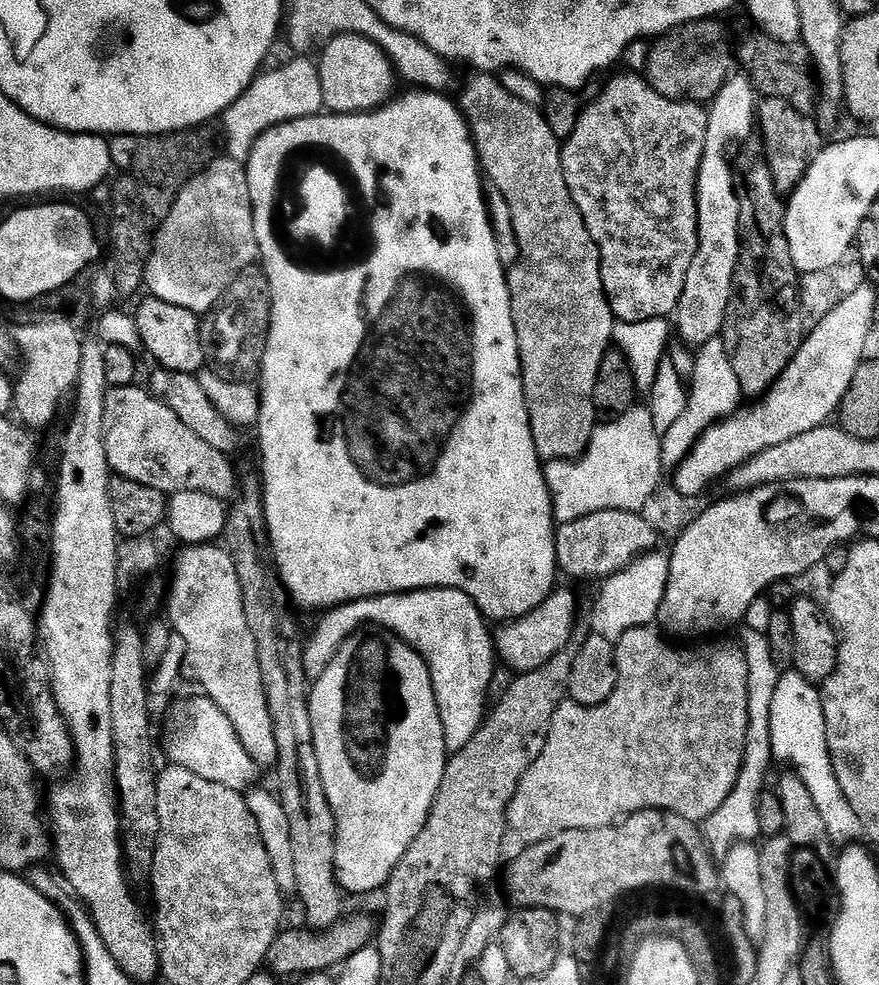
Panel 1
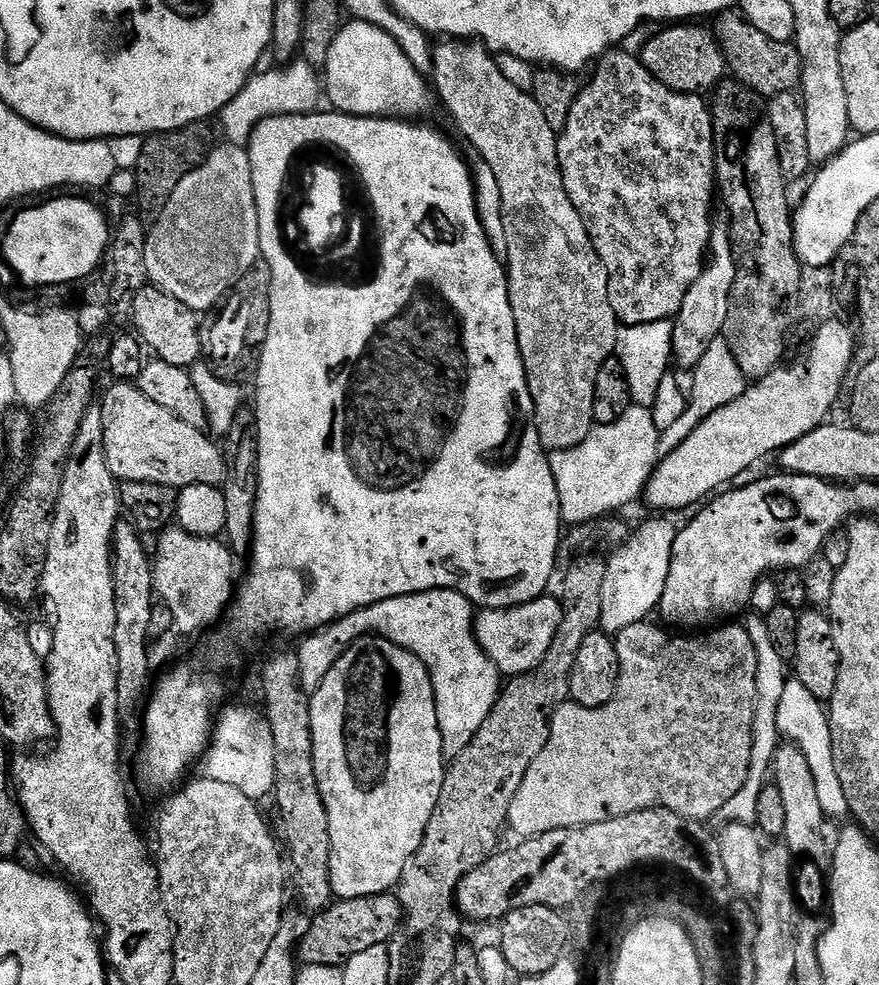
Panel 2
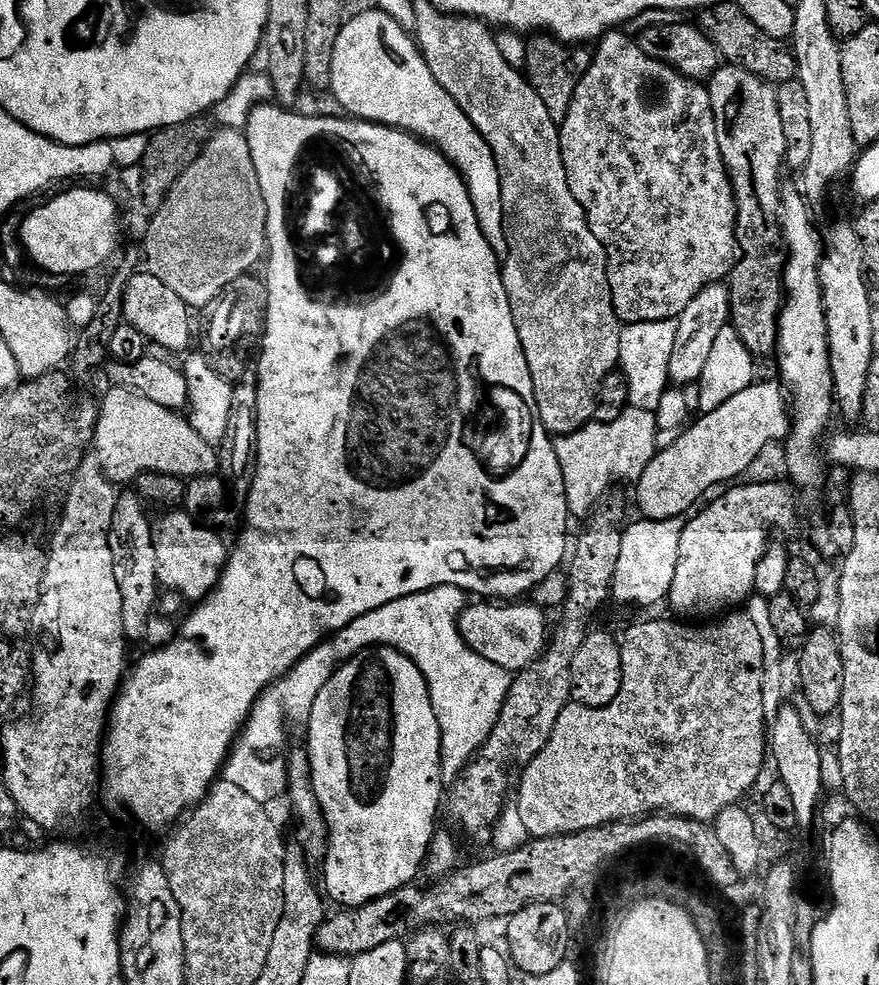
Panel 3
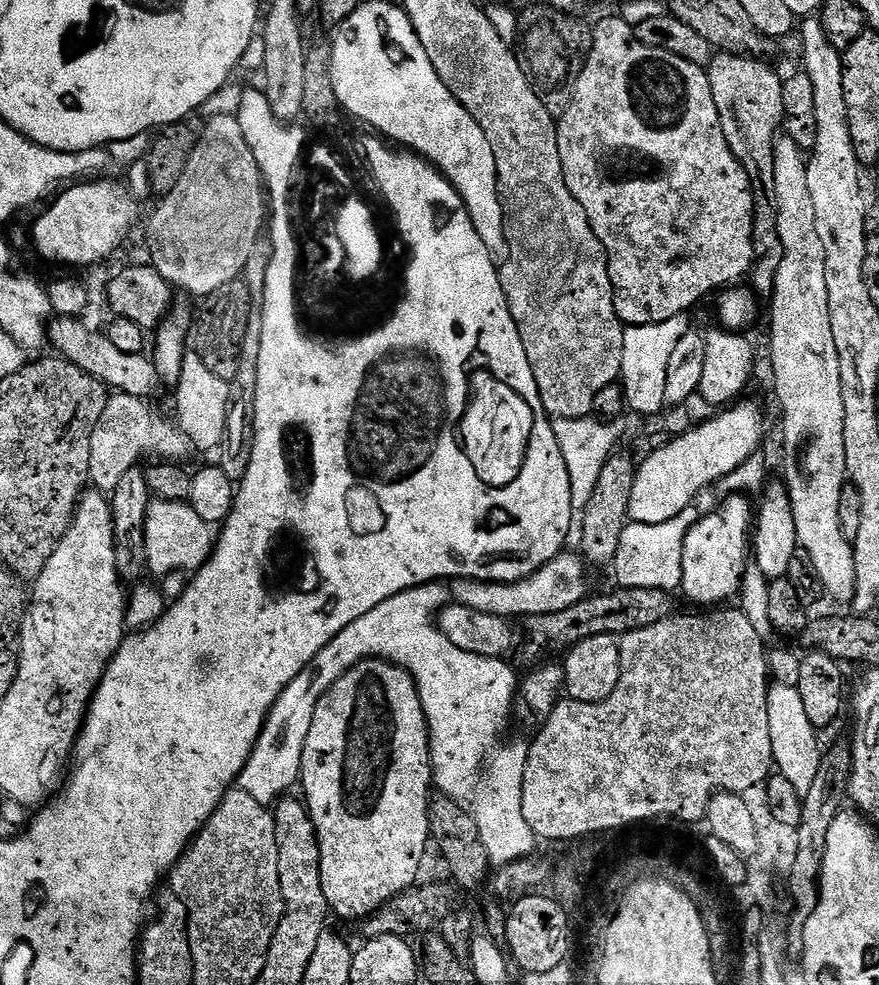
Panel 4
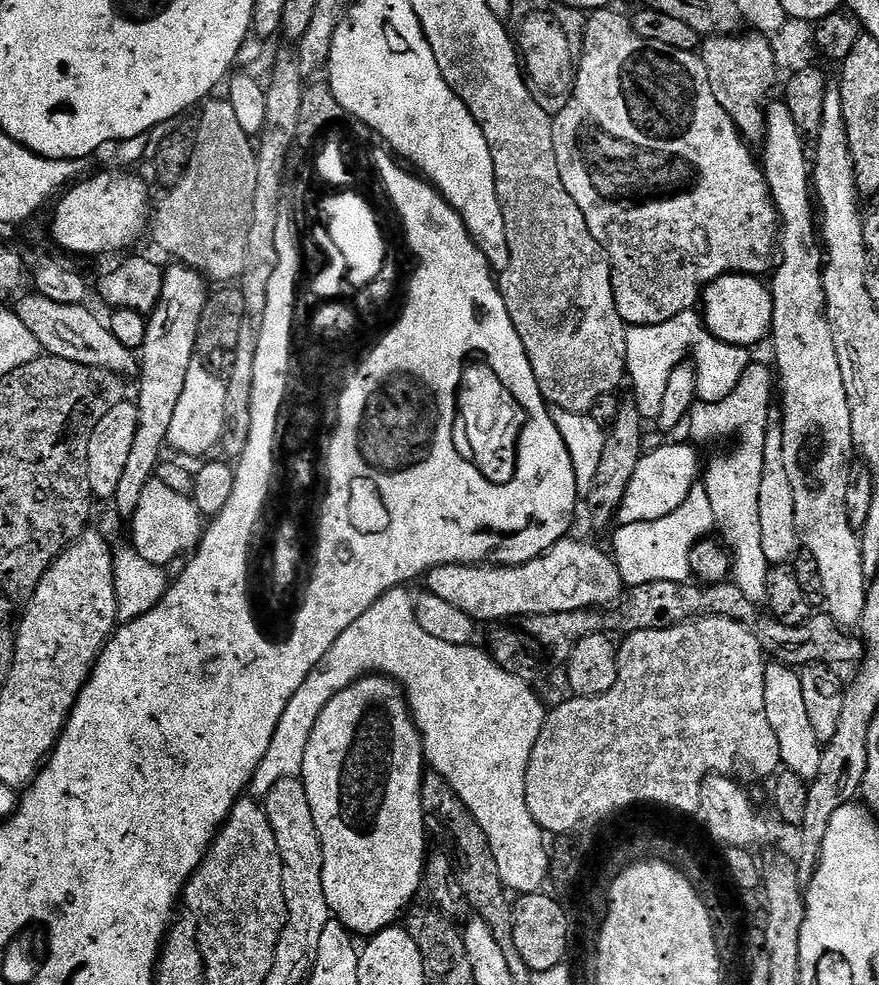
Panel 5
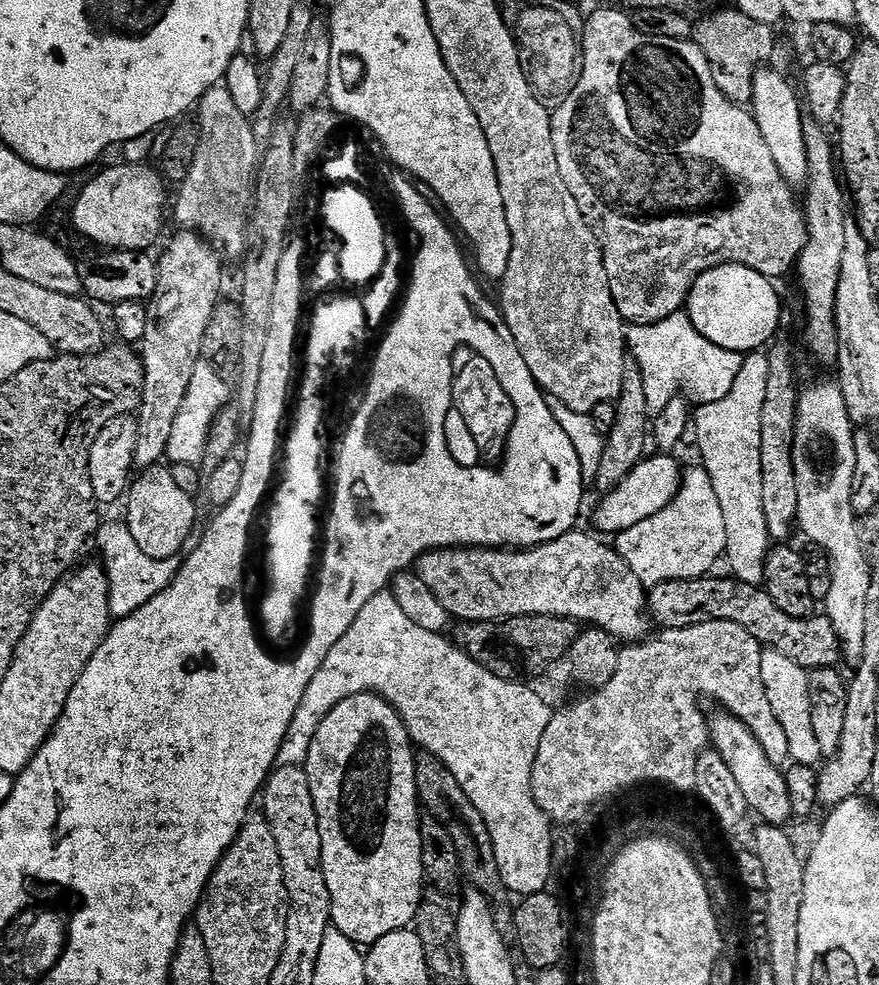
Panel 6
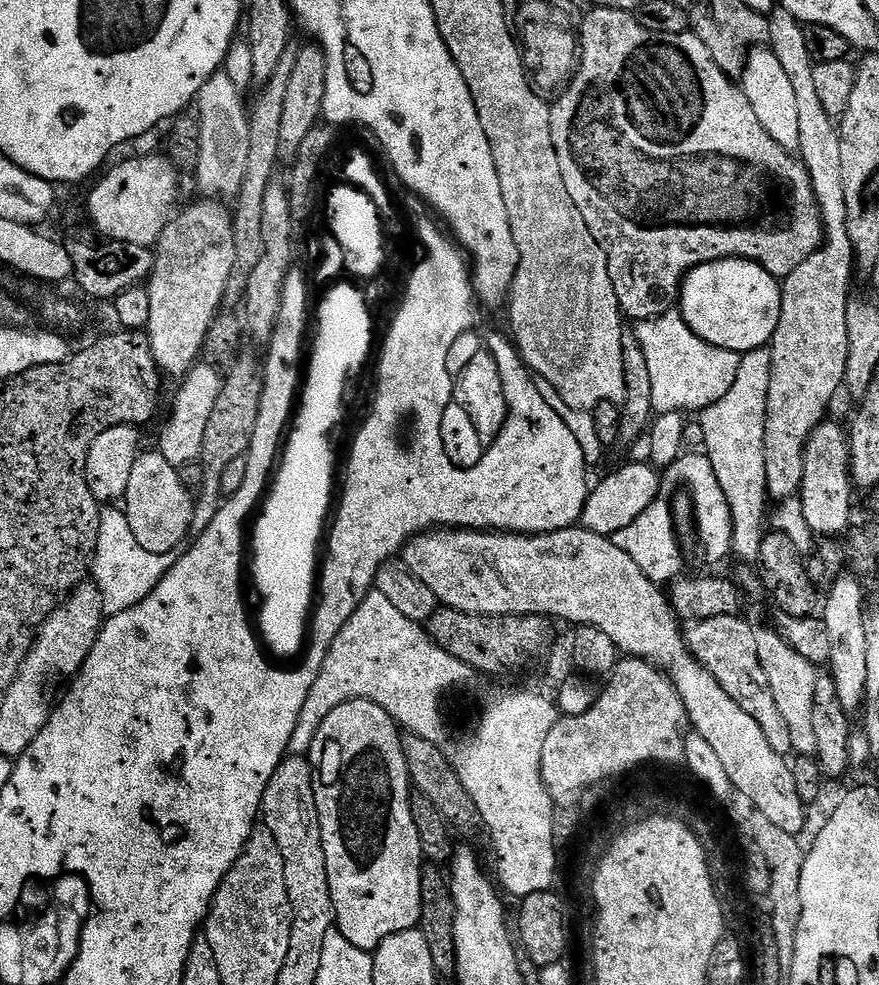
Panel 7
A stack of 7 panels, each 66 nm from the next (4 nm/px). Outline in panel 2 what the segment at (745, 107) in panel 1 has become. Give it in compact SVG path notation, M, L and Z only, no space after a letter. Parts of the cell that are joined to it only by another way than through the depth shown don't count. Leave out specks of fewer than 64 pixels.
M713 227L710 255L699 278L690 286L686 298L680 307L680 313L674 318L672 330L672 355L675 363L680 363L688 370L706 358L706 350L710 350L710 342L721 339L726 314L732 301L732 287L736 277L736 257L732 250L732 237L727 227Z

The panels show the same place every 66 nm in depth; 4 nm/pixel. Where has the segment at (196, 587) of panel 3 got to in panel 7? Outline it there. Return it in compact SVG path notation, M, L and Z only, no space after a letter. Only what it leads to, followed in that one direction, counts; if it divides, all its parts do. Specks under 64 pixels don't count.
M159 450L141 451L134 462L134 470L130 470L130 482L122 501L122 511L138 543L154 554L165 556L167 552L176 552L179 544L183 545L188 539L193 507L193 493L182 484L179 467L166 462Z

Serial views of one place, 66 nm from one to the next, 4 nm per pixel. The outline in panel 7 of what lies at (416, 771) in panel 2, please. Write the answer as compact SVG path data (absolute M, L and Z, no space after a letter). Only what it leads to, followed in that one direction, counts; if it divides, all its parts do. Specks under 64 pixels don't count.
M351 700L326 714L326 722L318 726L312 748L306 753L312 766L334 924L354 946L368 953L375 952L390 934L402 934L402 930L417 927L422 914L420 874L425 857L411 813L413 789L401 737L401 729L382 706L369 700Z

